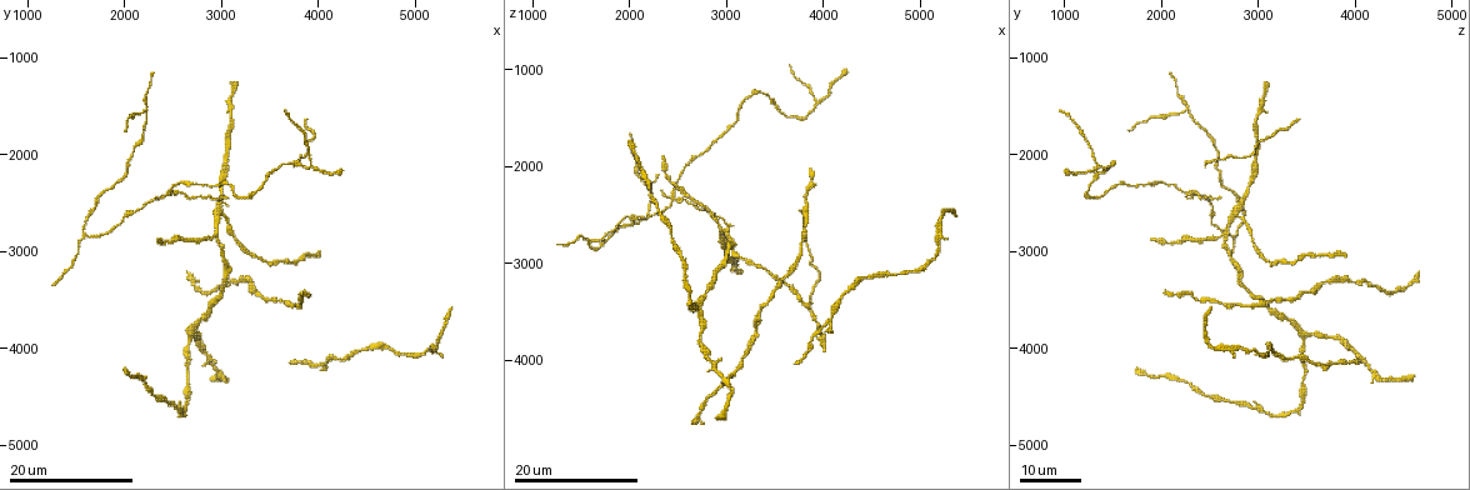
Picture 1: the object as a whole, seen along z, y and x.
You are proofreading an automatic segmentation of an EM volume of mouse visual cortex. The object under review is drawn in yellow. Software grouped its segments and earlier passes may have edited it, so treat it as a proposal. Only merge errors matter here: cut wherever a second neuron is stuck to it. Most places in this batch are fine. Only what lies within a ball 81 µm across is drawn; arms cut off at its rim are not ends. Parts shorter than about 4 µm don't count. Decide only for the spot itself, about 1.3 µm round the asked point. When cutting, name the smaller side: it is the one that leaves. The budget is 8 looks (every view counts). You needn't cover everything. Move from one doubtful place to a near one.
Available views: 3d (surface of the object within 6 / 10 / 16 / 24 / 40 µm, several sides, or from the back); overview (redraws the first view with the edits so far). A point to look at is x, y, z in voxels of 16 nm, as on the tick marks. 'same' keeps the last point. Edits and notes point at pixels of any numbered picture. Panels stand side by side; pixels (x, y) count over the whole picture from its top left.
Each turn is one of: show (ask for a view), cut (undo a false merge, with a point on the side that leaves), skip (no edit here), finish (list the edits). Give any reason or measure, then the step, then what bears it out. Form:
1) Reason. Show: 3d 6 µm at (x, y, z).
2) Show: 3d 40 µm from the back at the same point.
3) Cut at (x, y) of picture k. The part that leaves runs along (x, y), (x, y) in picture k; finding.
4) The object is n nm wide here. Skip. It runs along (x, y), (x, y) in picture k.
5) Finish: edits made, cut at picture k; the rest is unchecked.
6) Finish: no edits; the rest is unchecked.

A fork. Show: 3d 16 µm at (3920, 2140, 1360).

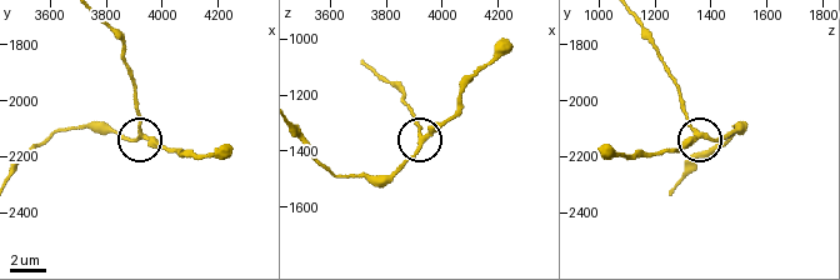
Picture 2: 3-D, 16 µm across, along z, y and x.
Show: 3d 6 µm at (3920, 2130, 1340).

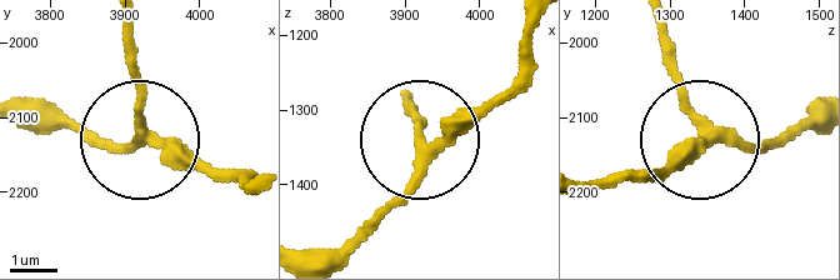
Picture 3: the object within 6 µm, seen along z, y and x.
From behind. Show: 3d 6 µm from the back at (3930, 2120, 1345).

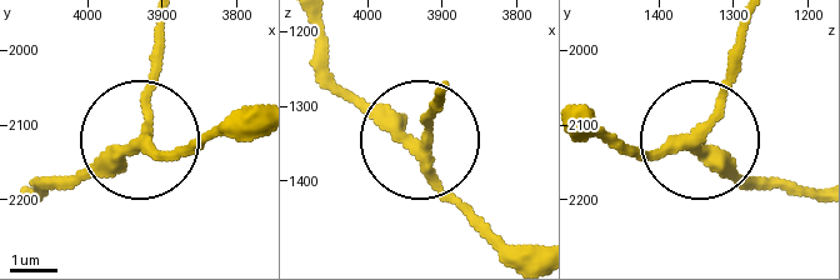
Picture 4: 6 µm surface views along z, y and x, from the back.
The object is 250 nm wide here. Skip. Continuous, no second neuron.

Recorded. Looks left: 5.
Three arms meet. Show: 3d 16 µm at (1560, 2840, 2780).

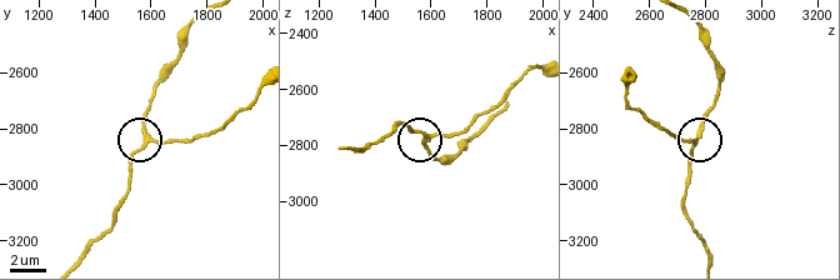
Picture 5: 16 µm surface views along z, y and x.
Closer look. Show: 3d 10 µm at (1590, 2840, 2770).

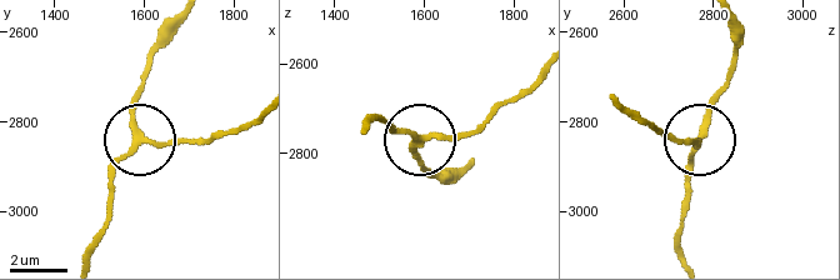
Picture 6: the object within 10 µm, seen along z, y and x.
3 arms meet here. Skip. It runs along (253, 118), (195, 139), (140, 141), (109, 194) in picture 6; continuous, no second neuron.

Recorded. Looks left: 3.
Two arms in line, one across. Show: 3d 24 µm at (2220, 1540, 2280).

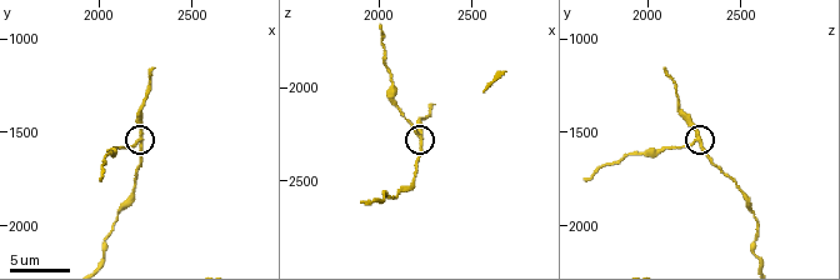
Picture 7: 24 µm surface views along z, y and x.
Closer look. Show: 3d 10 µm at (2240, 1520, 2260).

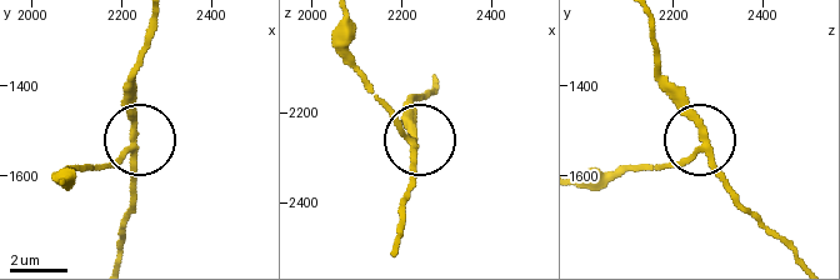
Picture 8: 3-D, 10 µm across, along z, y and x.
The object is 220 nm wide here. Skip. It runs along (116, 256), (133, 193), (133, 65) in picture 8; continuous, no second neuron.

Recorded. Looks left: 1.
Finish: no edits; the rest is unchecked.

